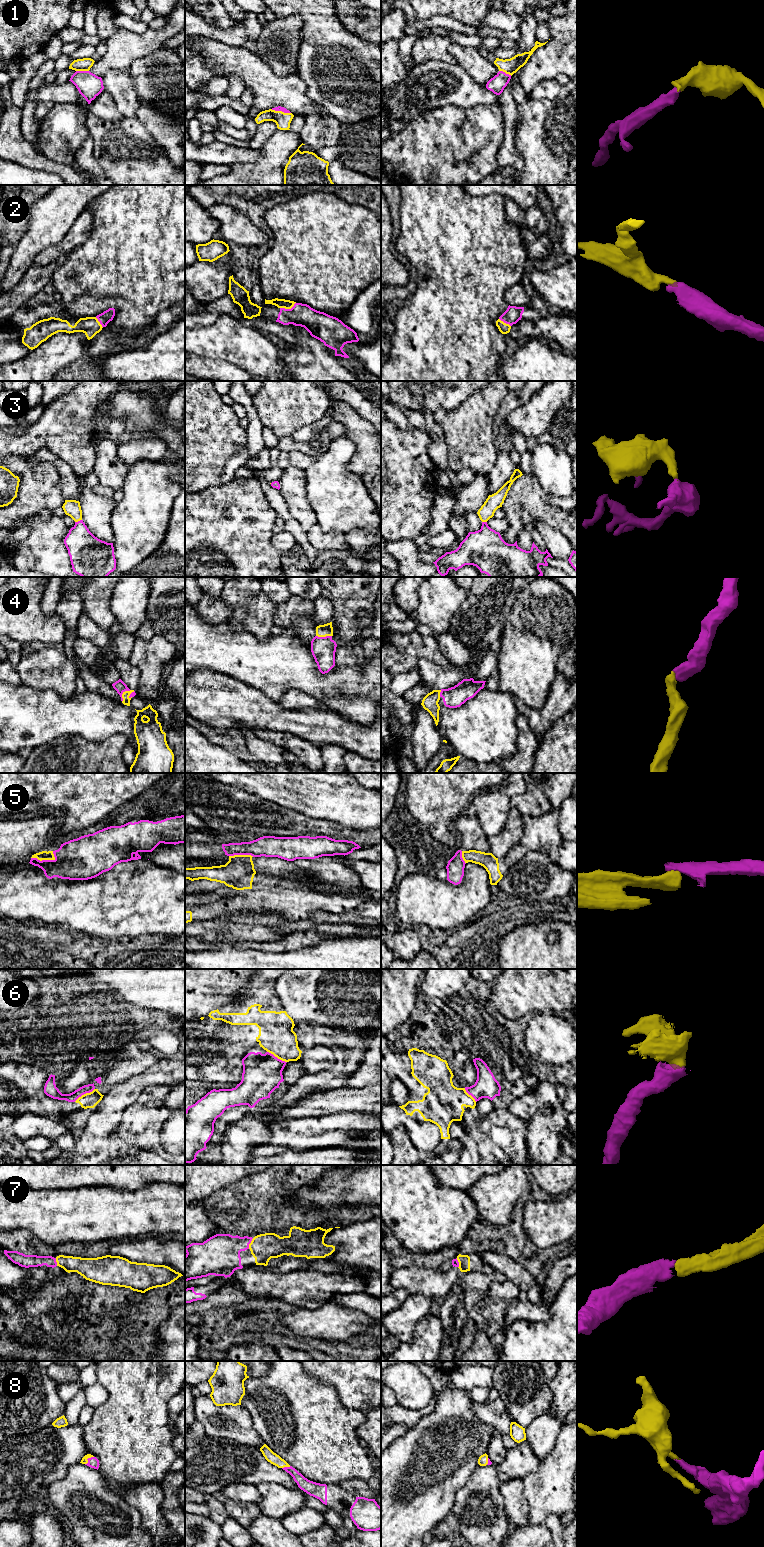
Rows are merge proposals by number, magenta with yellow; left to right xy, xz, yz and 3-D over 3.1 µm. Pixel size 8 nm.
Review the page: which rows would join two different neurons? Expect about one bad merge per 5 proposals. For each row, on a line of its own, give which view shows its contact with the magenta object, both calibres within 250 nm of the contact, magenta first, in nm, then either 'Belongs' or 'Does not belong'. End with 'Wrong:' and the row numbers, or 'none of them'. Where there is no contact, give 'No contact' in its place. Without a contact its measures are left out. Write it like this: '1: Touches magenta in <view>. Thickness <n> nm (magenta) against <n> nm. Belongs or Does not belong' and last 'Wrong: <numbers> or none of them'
1: Touches magenta in xz. Thickness 50 nm (magenta) against 120 nm. Belongs
2: Touches magenta in xz. Thickness 190 nm (magenta) against 80 nm. Belongs
3: Touches magenta in xy. Thickness 280 nm (magenta) against 140 nm. Belongs
4: Touches magenta in xy. Thickness 90 nm (magenta) against 60 nm. Belongs
5: Touches magenta in xy. Thickness 320 nm (magenta) against 80 nm. Does not belong
6: Touches magenta in xy. Thickness 90 nm (magenta) against 130 nm. Does not belong
7: Touches magenta in xz. Thickness 300 nm (magenta) against 220 nm. Belongs
8: Touches magenta in xy. Thickness 90 nm (magenta) against 50 nm. Belongs
Wrong: 5, 6

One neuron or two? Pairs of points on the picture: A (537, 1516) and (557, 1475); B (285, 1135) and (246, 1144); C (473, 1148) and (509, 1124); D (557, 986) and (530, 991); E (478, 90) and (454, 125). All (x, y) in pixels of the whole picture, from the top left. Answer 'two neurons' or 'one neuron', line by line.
A: one neuron
B: two neurons
C: one neuron
D: one neuron
E: two neurons

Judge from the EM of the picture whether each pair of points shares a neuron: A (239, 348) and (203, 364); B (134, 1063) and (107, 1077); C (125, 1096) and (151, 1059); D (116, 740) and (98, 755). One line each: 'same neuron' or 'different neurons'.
A: different neurons
B: same neuron
C: different neurons
D: same neuron

